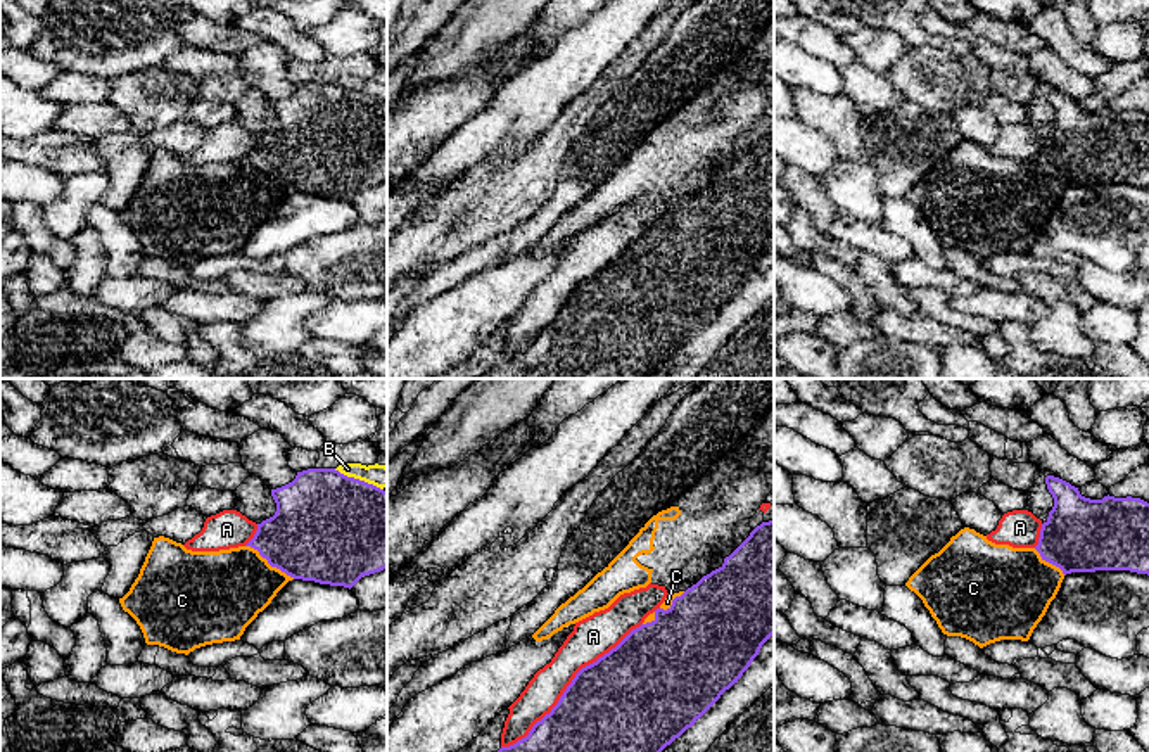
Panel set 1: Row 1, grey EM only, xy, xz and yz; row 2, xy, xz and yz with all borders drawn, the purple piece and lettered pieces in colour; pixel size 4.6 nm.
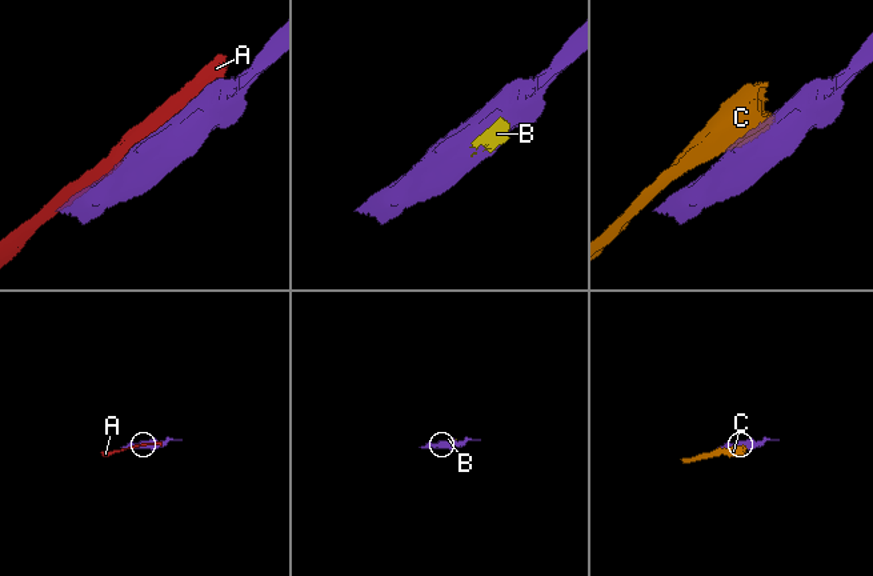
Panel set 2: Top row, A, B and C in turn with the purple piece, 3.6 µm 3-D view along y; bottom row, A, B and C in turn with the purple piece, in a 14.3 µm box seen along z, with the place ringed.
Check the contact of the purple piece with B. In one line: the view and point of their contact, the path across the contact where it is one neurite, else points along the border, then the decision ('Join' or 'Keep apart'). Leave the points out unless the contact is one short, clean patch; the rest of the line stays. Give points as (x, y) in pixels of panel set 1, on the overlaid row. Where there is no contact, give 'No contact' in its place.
Touches purple at xy (358, 479). Keep apart

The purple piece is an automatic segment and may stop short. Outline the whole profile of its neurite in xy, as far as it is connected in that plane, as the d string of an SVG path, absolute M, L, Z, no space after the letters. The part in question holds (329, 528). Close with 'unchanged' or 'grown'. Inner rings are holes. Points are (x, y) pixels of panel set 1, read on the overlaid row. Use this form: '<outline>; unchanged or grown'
M308 468L297 472L292 482L271 489L271 496L276 503L275 515L257 524L254 538L245 545L257 550L271 567L294 579L349 589L363 576L387 569L387 491L335 468Z; unchanged

